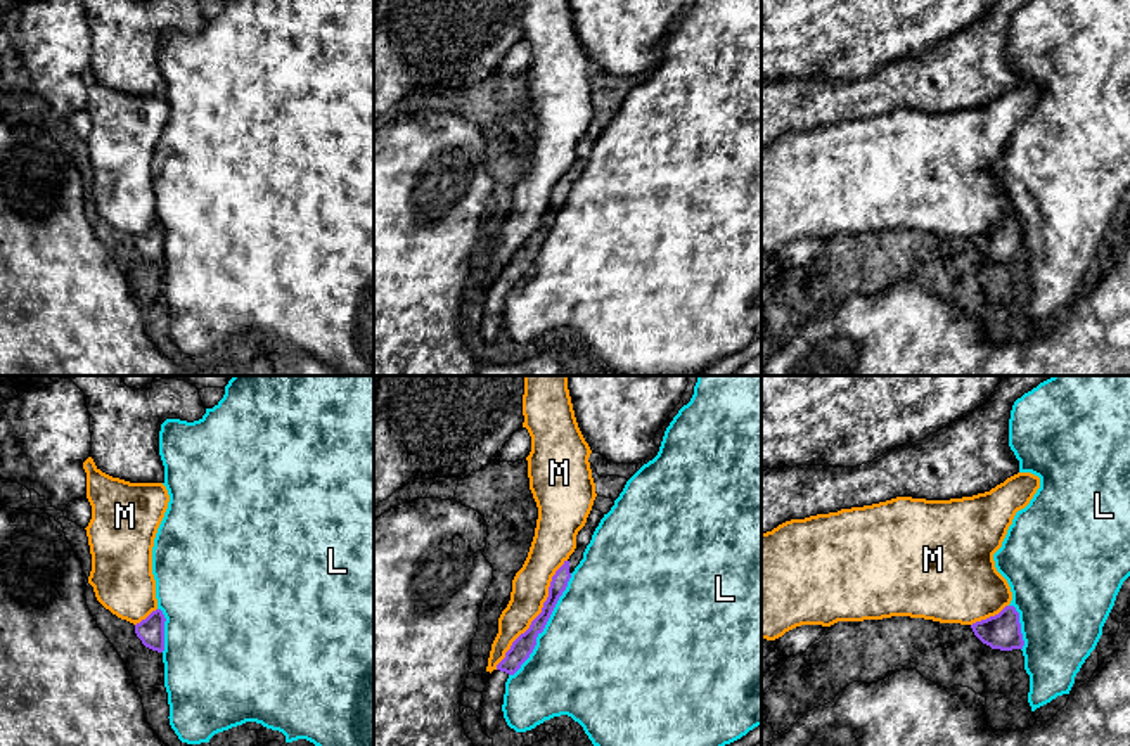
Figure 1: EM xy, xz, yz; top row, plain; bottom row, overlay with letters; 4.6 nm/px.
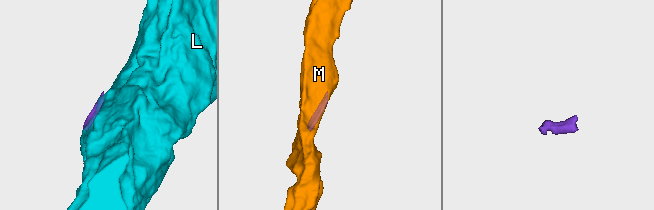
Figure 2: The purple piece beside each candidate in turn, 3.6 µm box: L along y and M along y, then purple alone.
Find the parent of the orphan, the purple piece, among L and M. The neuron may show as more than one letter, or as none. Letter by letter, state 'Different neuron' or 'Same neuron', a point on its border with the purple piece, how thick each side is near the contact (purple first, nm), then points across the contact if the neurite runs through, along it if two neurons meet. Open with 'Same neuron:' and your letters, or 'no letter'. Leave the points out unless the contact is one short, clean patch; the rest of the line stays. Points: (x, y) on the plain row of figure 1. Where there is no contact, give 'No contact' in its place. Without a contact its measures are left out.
Same neuron: no letter
L: Different neuron. Touches purple at xz (545, 236). Thickness 100 nm (purple) against 500 nm
M: Different neuron. Touches purple at xz (539, 227). Thickness 100 nm (purple) against 180 nm

